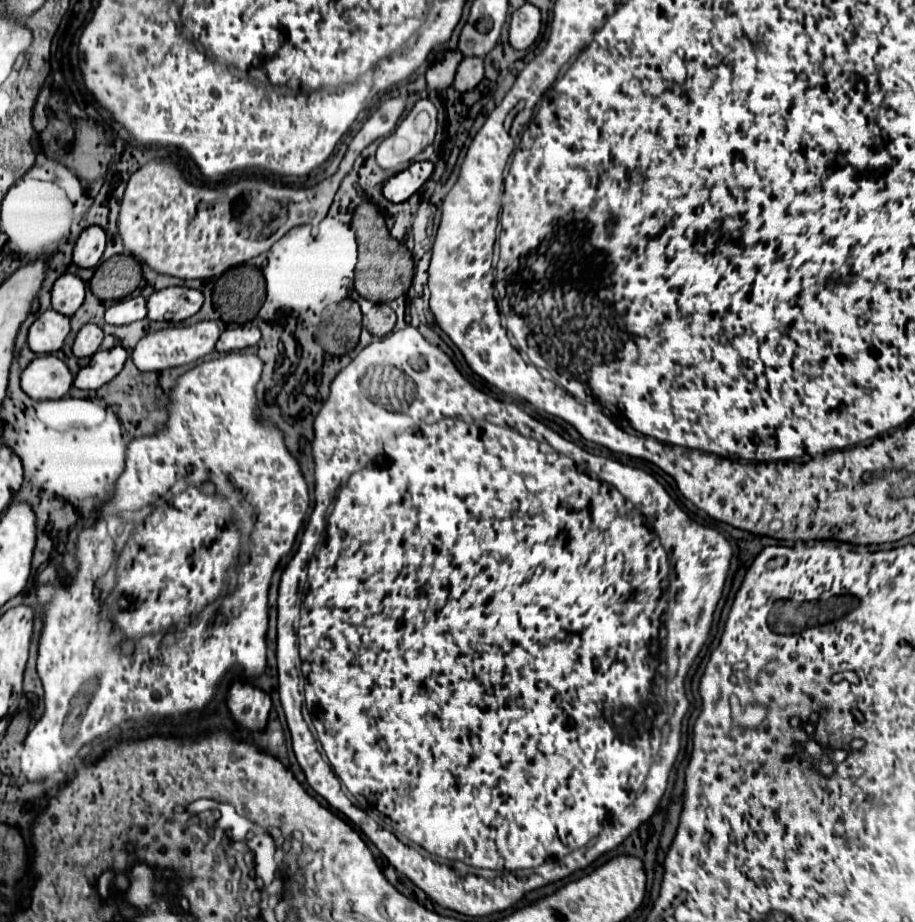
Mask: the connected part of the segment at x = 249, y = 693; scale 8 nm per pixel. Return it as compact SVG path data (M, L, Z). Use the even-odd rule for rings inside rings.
M233 681L227 691L227 707L241 727L249 731L263 731L271 711L271 699L265 691L249 683Z

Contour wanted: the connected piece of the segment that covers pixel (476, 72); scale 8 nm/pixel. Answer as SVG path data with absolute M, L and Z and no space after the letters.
M463 57L453 79L453 87L459 93L465 93L475 89L481 79L483 79L483 61L479 57Z

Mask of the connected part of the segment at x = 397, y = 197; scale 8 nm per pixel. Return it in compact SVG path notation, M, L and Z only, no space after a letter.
M417 161L383 183L383 197L391 203L407 201L433 173L433 163Z

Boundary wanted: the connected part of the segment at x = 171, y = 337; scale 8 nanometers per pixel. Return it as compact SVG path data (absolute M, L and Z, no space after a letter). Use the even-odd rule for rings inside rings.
M201 321L191 327L167 327L157 333L149 333L145 339L141 339L141 343L137 343L137 347L131 353L131 359L141 373L189 365L189 363L209 355L215 349L219 335L221 335L221 331L215 321Z

